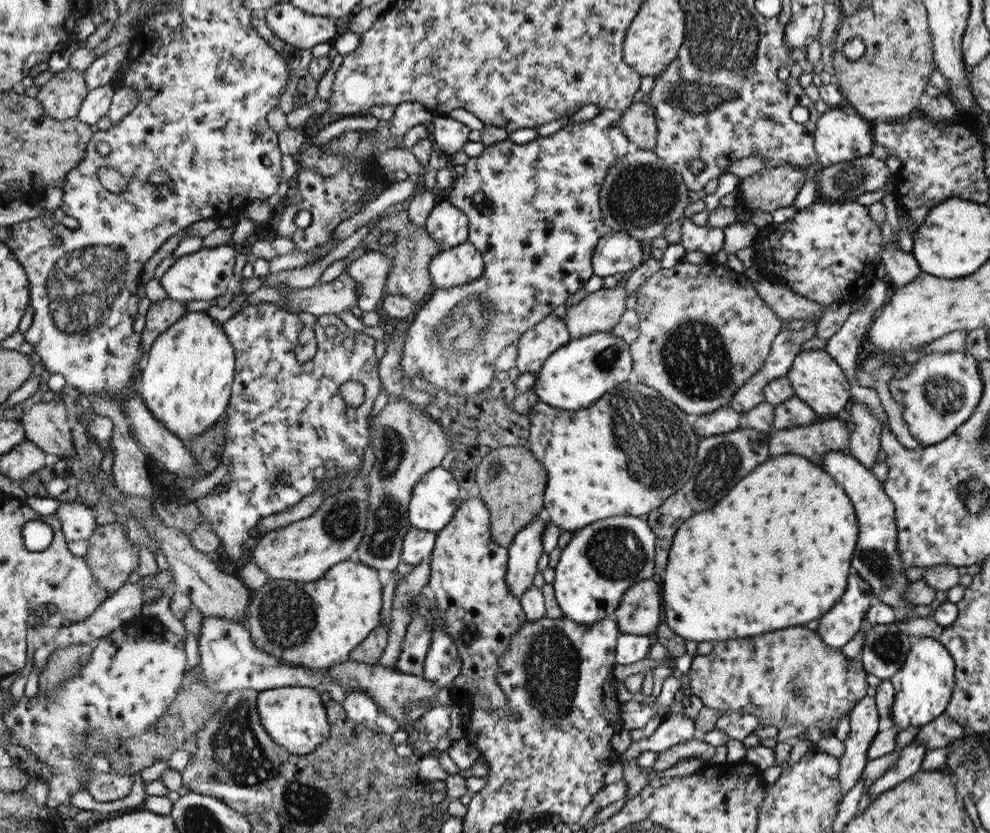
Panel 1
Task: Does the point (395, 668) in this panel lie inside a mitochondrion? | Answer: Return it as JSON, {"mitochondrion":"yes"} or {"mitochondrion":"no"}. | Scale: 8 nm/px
{"mitochondrion":"no"}

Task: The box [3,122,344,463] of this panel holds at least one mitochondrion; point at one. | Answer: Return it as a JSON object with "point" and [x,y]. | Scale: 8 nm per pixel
{"point":[83,289]}

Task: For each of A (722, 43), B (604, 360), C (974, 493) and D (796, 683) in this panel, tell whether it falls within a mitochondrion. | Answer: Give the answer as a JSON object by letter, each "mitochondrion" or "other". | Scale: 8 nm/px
{"A":"mitochondrion","B":"mitochondrion","C":"mitochondrion","D":"mitochondrion"}

